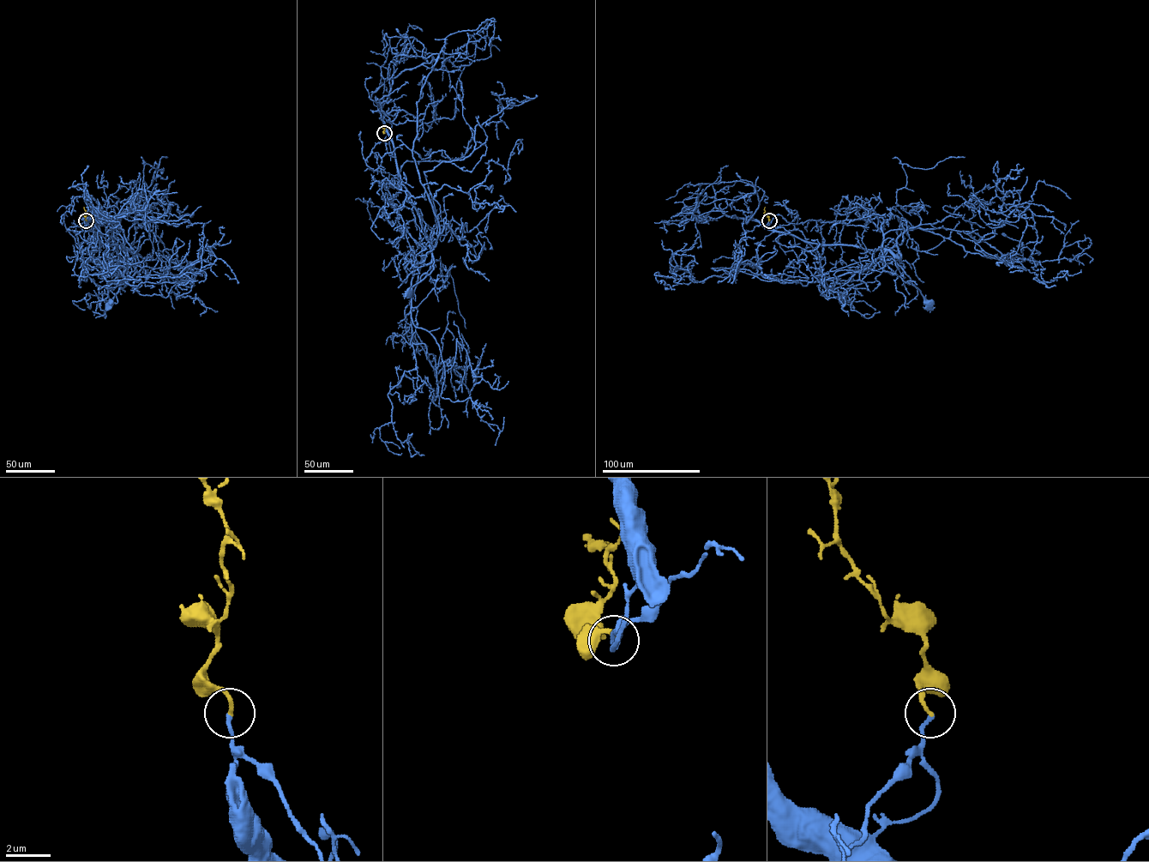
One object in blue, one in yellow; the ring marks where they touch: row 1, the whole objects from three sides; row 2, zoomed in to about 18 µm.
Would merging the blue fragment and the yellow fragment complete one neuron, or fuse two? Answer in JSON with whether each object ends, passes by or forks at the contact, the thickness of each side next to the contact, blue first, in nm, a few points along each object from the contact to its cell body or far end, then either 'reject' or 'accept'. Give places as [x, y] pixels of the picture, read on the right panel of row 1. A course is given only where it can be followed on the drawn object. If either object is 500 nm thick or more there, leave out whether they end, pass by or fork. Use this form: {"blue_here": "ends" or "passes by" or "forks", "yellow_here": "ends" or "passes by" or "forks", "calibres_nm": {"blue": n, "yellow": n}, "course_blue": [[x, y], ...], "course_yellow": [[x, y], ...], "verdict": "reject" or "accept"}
{"blue_here": "ends", "yellow_here": "ends", "calibres_nm": {"blue": 180, "yellow": 170}, "course_blue": [[769, 220], [768, 228], [803, 240], [822, 244], [851, 244], [888, 250], [929, 304]], "course_yellow": [[769, 220], [765, 207]], "verdict": "accept"}

